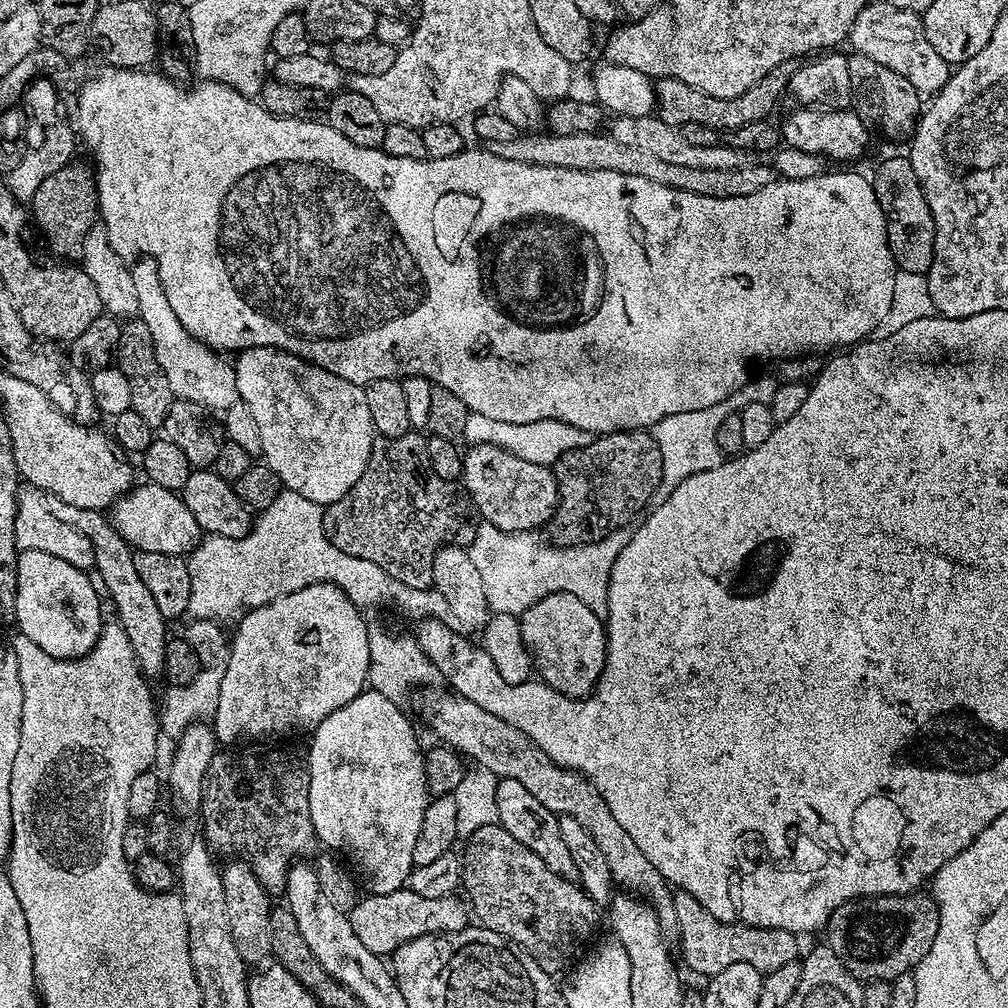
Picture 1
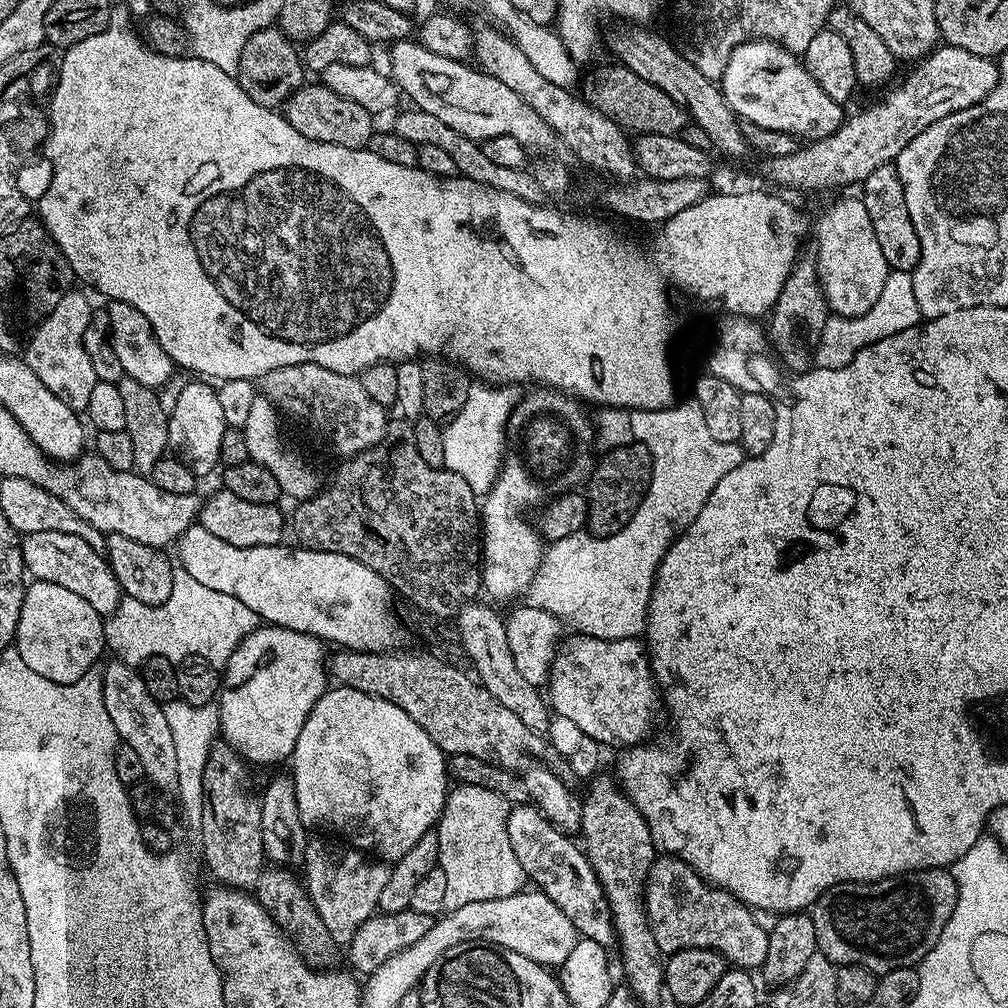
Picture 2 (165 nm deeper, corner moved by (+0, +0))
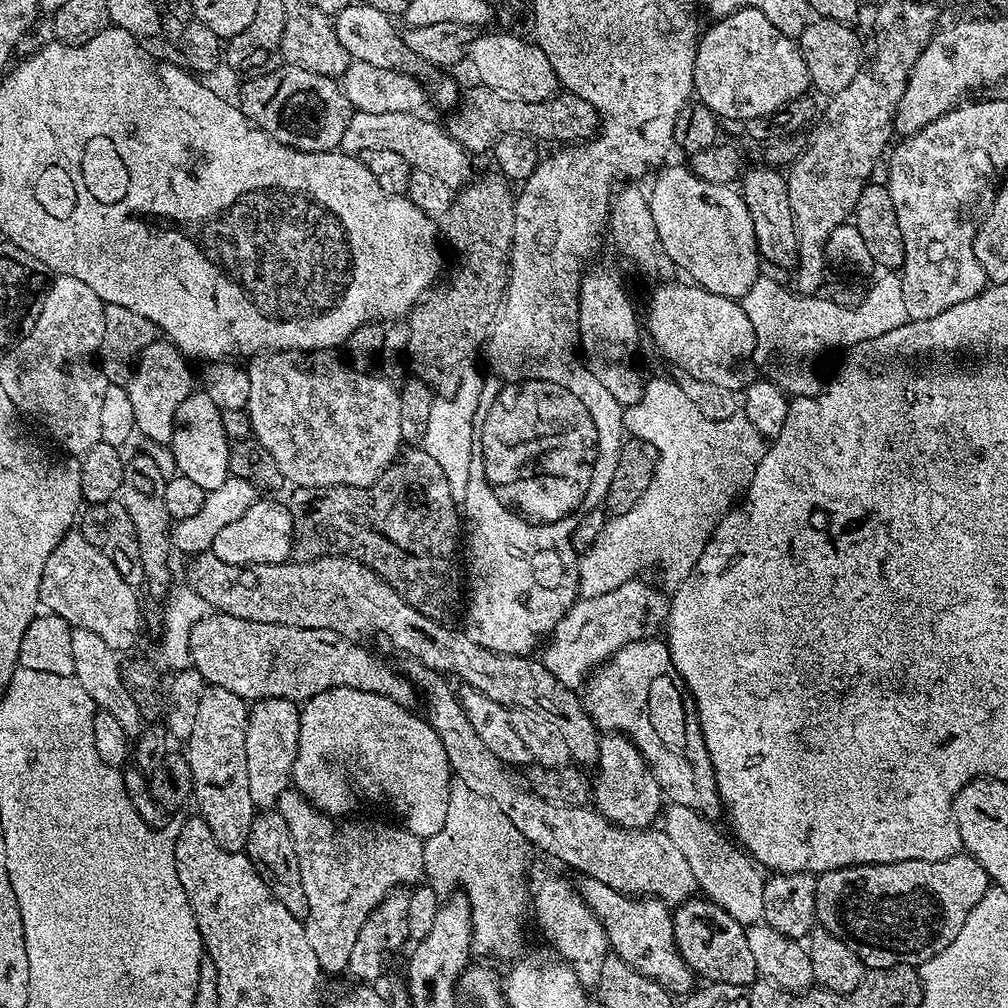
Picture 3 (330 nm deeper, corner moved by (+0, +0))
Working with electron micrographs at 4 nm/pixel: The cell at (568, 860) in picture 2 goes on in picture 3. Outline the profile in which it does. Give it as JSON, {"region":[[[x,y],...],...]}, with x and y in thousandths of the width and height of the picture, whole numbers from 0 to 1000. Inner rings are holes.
{"region":[[[575,869],[572,874],[569,880],[593,915],[597,915],[597,923],[601,925],[604,941],[609,947],[617,950],[617,954],[627,958],[633,966],[653,974],[653,978],[660,980],[668,990],[678,990],[688,983],[688,966],[673,946],[664,898],[650,891],[638,893],[618,889],[613,883],[584,869]]]}

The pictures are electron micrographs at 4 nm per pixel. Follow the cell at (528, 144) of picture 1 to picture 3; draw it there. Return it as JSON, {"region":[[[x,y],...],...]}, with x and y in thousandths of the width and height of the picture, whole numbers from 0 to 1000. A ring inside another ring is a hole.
{"region":[[[350,110],[347,125],[339,133],[336,150],[355,153],[359,149],[387,149],[390,153],[399,153],[407,166],[424,169],[431,173],[442,185],[455,188],[469,178],[469,156],[437,124],[424,119],[421,113],[396,111],[395,113],[363,113]]]}

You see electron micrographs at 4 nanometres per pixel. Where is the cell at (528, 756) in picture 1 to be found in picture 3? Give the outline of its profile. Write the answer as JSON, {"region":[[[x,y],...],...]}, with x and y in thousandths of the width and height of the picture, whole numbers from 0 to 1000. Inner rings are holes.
{"region":[[[207,609],[201,615],[196,616],[188,625],[188,641],[187,642],[187,654],[189,662],[194,664],[196,669],[200,669],[203,680],[215,679],[220,681],[220,685],[228,685],[232,688],[236,688],[236,692],[253,696],[263,694],[264,692],[280,692],[281,694],[293,694],[301,696],[312,692],[312,688],[319,688],[328,683],[350,683],[351,685],[363,685],[367,688],[379,688],[383,692],[387,692],[391,696],[395,696],[395,700],[406,704],[412,703],[415,698],[415,683],[410,679],[404,670],[396,671],[391,664],[385,659],[380,659],[375,652],[369,647],[364,647],[364,642],[358,641],[352,635],[345,635],[342,631],[336,631],[331,625],[308,625],[307,623],[297,623],[296,621],[280,621],[279,619],[269,619],[268,617],[248,617],[244,613],[232,613],[221,609]]]}

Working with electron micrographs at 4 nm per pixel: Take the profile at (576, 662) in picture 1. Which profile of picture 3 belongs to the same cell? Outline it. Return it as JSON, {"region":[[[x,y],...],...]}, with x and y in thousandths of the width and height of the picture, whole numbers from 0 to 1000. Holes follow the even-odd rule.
{"region":[[[644,633],[633,637],[624,637],[617,645],[610,647],[599,656],[577,683],[579,703],[591,717],[596,727],[613,726],[623,731],[633,740],[633,744],[647,761],[647,767],[655,778],[655,785],[668,798],[688,802],[692,809],[709,814],[716,806],[708,760],[704,756],[704,744],[700,744],[700,732],[696,732],[696,720],[690,707],[690,696],[679,681],[679,675],[673,669],[665,653],[662,638],[655,633]]]}

